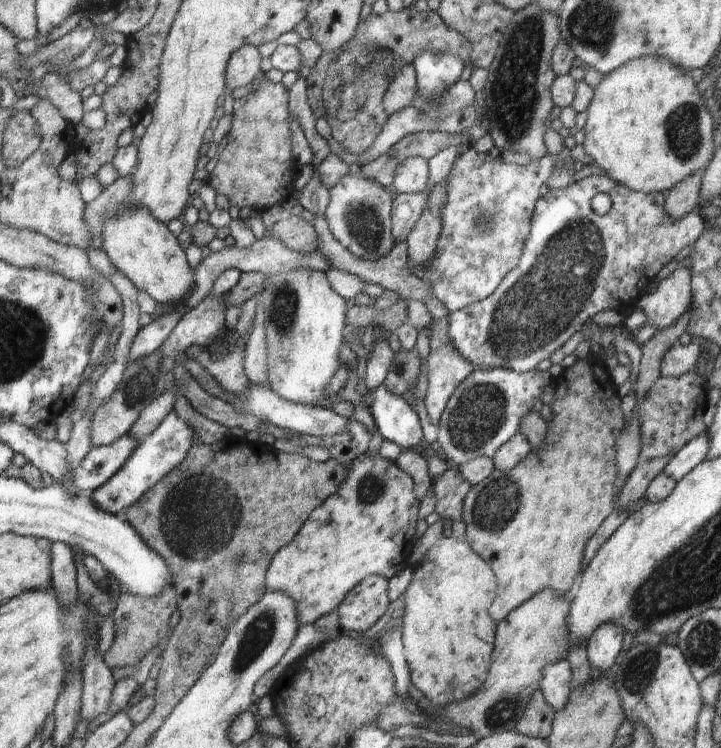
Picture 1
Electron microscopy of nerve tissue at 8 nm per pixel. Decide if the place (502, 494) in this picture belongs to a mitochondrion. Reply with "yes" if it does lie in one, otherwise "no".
yes

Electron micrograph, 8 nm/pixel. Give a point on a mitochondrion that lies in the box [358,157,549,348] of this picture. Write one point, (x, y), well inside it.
(480, 220)

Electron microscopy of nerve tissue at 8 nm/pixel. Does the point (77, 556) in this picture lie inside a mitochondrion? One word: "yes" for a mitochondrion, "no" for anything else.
no

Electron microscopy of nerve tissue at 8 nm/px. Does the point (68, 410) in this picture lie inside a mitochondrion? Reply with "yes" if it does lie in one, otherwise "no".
no

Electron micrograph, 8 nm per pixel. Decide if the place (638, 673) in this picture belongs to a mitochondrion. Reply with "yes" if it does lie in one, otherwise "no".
yes

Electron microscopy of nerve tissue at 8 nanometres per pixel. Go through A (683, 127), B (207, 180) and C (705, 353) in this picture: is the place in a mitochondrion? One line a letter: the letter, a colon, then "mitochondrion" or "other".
A: mitochondrion
B: other
C: other

